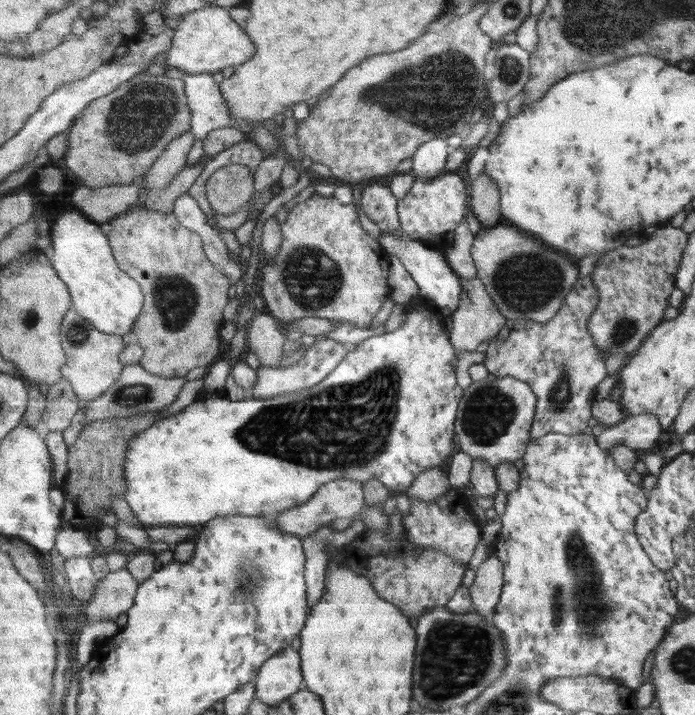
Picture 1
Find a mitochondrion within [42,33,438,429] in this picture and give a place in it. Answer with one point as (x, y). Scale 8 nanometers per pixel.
(139, 117)

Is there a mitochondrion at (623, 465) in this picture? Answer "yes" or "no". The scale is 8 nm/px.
no

